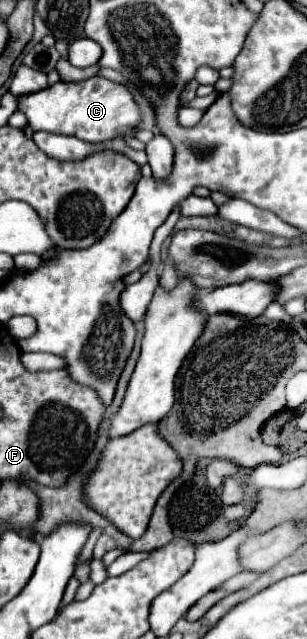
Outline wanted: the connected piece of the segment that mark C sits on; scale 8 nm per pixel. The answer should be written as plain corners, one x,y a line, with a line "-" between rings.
94,76
84,82
56,82
44,90
18,96
18,110
26,114
32,130
44,130
96,144
128,134
140,122
140,110
124,84

